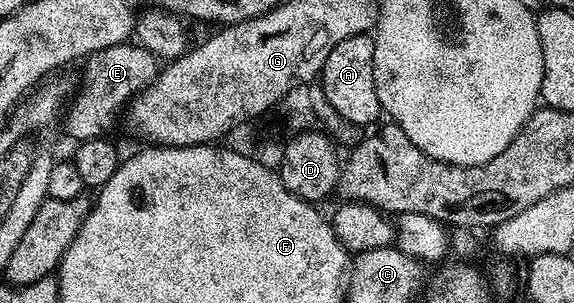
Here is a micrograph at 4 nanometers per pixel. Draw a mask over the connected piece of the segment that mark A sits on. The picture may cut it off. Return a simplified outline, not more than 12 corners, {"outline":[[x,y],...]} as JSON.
{"outline":[[373,38],[342,39],[324,61],[330,107],[352,125],[382,117]]}

